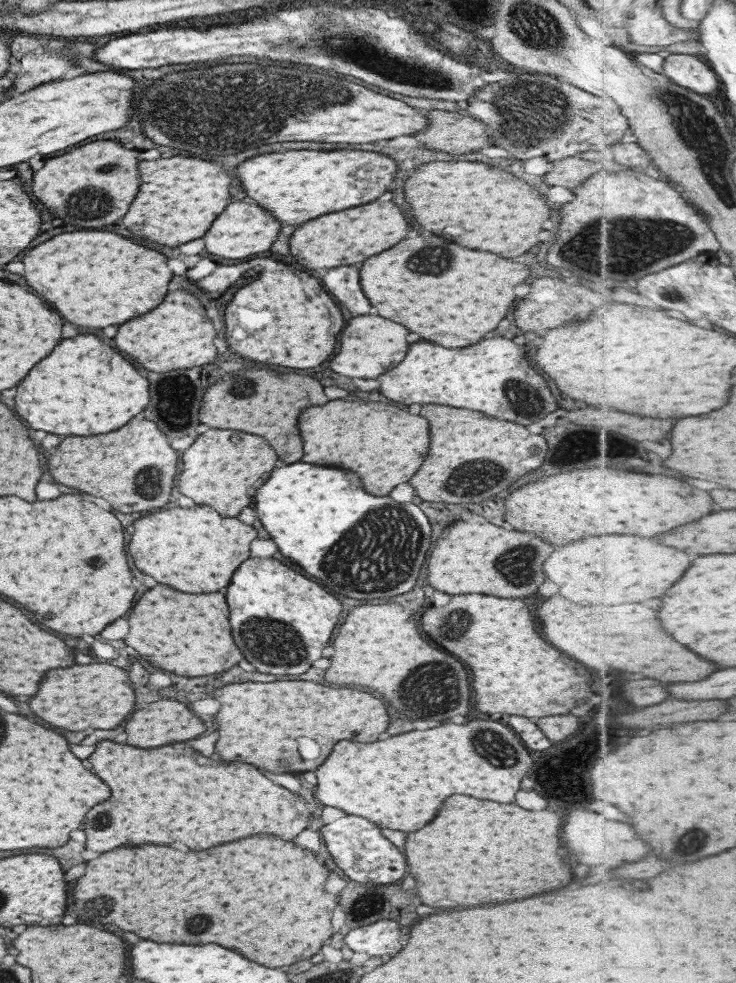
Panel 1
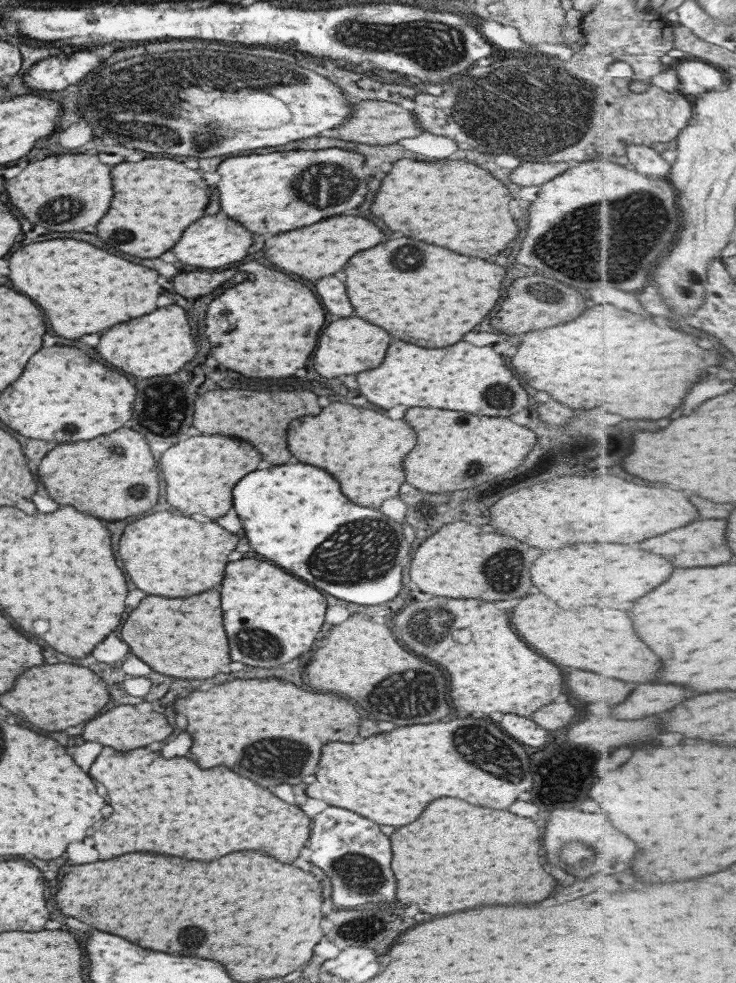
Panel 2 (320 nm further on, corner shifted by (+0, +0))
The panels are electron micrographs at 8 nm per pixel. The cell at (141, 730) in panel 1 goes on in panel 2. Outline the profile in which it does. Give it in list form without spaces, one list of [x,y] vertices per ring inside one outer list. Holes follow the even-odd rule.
[[[115,706],[109,712],[85,722],[85,726],[81,730],[81,738],[85,742],[99,742],[101,746],[111,746],[113,750],[141,748],[145,744],[159,742],[159,740],[167,738],[169,734],[171,734],[171,728],[169,728],[169,724],[165,722],[165,718],[161,714],[157,714],[157,712],[139,714],[131,706]]]

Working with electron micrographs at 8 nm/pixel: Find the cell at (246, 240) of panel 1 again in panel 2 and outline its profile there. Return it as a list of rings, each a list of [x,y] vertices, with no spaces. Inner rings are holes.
[[[223,214],[215,216],[201,216],[197,222],[187,226],[187,230],[181,234],[179,242],[171,248],[175,258],[181,264],[195,266],[195,268],[221,268],[225,264],[237,262],[247,254],[247,246],[251,246],[253,238],[247,230],[243,230],[239,224],[229,220]]]

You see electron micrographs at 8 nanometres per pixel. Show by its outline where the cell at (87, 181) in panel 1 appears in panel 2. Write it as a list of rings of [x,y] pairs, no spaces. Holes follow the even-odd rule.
[[[61,154],[27,164],[15,178],[5,182],[9,202],[31,224],[39,224],[51,232],[73,232],[97,224],[111,202],[109,166],[91,154]]]

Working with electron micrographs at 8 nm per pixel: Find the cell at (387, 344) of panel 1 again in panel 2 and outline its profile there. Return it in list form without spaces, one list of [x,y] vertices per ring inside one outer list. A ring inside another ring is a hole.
[[[339,318],[319,330],[317,346],[313,352],[313,368],[319,376],[333,378],[339,374],[357,374],[363,370],[375,368],[389,344],[389,334],[361,318]]]

